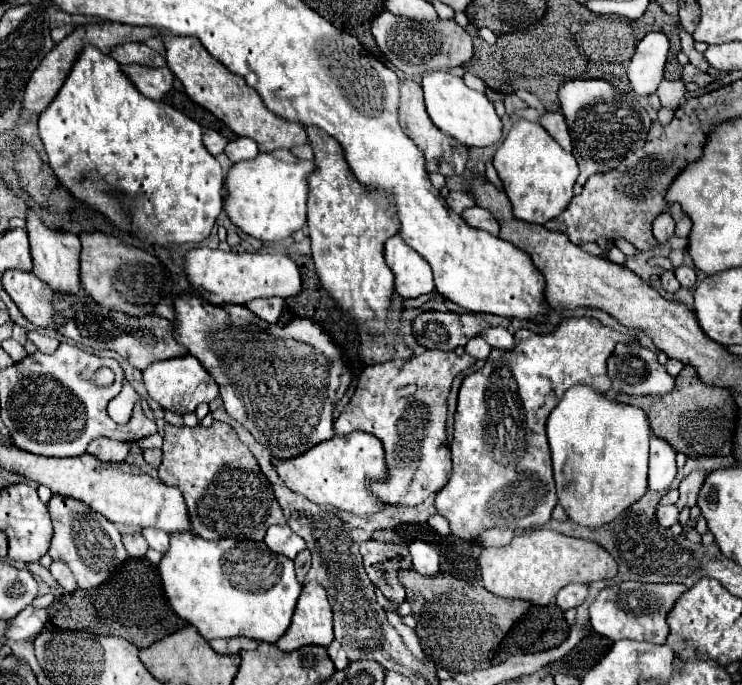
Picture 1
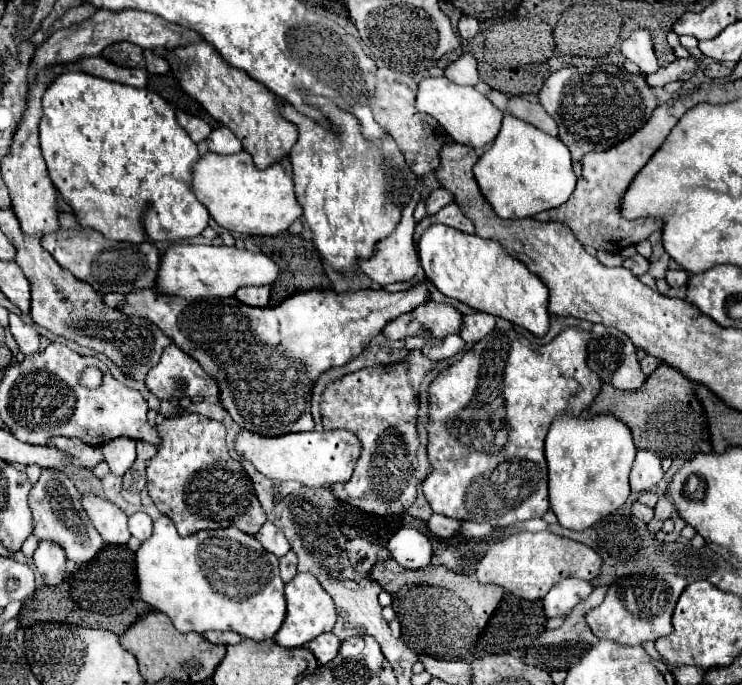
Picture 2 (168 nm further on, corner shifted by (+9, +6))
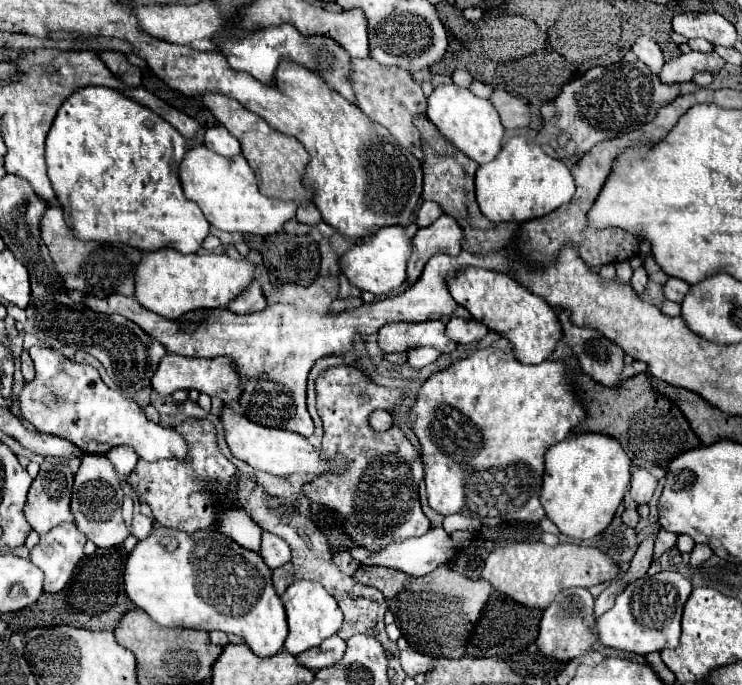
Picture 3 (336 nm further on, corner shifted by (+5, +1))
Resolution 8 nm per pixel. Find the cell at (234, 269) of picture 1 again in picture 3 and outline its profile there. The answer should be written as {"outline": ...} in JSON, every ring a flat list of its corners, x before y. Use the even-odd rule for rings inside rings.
{"outline":[[161,248,155,252,147,252,145,258,141,258,141,266,137,266,133,296,147,310,175,320,181,314,197,308,225,308,251,284,253,276,255,266,247,260,233,260,225,254,215,252,181,254,173,248]]}

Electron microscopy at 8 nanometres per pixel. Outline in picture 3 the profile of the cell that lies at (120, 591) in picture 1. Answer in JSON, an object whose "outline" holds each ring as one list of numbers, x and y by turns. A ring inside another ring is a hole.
{"outline":[[117,546,109,550,97,548,91,556,85,556,73,574,73,580,69,586,57,594,43,594,33,606,19,610,9,616,9,628,13,632,27,630,27,628,37,628,37,626,57,626,57,624,69,624,85,630,109,630,117,626,125,610,135,608,133,602,125,596,123,590,123,566,127,560,127,552]]}

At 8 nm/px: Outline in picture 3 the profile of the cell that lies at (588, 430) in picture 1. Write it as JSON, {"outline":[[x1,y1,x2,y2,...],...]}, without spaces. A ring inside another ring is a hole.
{"outline":[[605,434,569,436,545,452,545,474,541,484,541,504,545,516,561,534,589,540,601,534,615,516,631,478,631,460,621,444]]}

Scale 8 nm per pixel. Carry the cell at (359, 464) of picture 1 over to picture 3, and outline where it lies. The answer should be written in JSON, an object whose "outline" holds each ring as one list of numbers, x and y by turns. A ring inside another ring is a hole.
{"outline":[[221,408,219,412,219,420,225,428,225,442,229,446,229,450,233,452,235,458,247,462,249,466,275,474,275,476,287,476,293,472,311,472,315,476,323,474,323,472,341,472,345,468,343,462,339,460,323,460,321,454,315,452,315,448,307,442,307,438,287,432,287,430,275,430,269,426,257,426,255,422,249,422,243,414,233,412,231,408]]}

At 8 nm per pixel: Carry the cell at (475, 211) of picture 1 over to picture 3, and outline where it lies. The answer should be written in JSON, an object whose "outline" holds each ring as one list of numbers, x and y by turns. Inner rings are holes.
{"outline":[[441,214,431,226,419,228,411,242,413,250,407,266,407,286,411,286,421,276,431,256,435,254,457,256,463,248,463,232,451,216]]}

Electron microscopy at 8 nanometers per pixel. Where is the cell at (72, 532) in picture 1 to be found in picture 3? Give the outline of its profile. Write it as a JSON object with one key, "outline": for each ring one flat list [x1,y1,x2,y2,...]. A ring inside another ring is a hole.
{"outline":[[45,458,41,462,39,474,33,480,29,494,27,494,27,504,25,504,25,518,31,524,37,534,49,532,53,526,61,522,73,522,73,516,69,512,69,500,71,500,71,488,73,488,73,472,69,464,61,458]]}

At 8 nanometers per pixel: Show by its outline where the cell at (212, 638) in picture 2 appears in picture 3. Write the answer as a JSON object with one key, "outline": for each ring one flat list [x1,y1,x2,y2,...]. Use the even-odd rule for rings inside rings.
{"outline":[[211,632,211,642,219,644,219,646,227,646,227,644,241,644,243,638,235,636,235,634,227,634,227,632]]}

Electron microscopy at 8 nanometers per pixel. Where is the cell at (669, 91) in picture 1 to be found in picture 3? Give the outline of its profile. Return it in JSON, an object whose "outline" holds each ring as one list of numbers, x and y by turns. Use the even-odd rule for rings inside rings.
{"outline":[[701,52,681,54,679,58,673,58,673,60,665,62,659,78,665,84,689,82,697,72,717,72,723,66,725,66,725,60,721,60,721,56,717,56,715,52,709,52,709,54,701,54]]}

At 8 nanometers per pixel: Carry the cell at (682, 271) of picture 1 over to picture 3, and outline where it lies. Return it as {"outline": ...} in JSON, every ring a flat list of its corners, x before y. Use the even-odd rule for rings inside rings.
{"outline":[[669,278,669,280,665,282,665,286,663,286,665,298,667,298,667,300,673,300,673,302,677,302,677,304,683,302,687,290,689,290,689,284,683,282,683,280,677,280,677,278]]}

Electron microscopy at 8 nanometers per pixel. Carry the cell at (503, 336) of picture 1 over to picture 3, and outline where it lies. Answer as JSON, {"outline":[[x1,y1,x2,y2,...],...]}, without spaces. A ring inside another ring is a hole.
{"outline":[[451,318,445,326,445,334,457,344,469,344,481,340,487,334,487,328,473,318]]}

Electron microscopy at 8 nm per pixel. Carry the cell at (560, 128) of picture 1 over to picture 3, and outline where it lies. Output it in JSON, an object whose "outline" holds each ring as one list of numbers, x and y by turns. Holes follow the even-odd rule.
{"outline":[[495,88,493,94,489,96,491,104,497,108,499,116,501,116,501,122,507,130,513,130,513,128,525,128,529,126,531,122,531,112,529,108,525,106,523,100,519,100,517,96,505,92,505,90,499,90]]}

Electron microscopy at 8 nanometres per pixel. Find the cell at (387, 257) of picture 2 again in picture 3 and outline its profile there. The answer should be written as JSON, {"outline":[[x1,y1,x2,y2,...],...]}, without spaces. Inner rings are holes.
{"outline":[[387,226,387,228,381,228,377,234,355,242,339,258,339,270,343,268,343,274,347,276,347,280,359,290,367,290,373,294,387,294,403,286,407,278,405,270,407,270,409,254,411,254,411,238,405,236,405,228]]}

